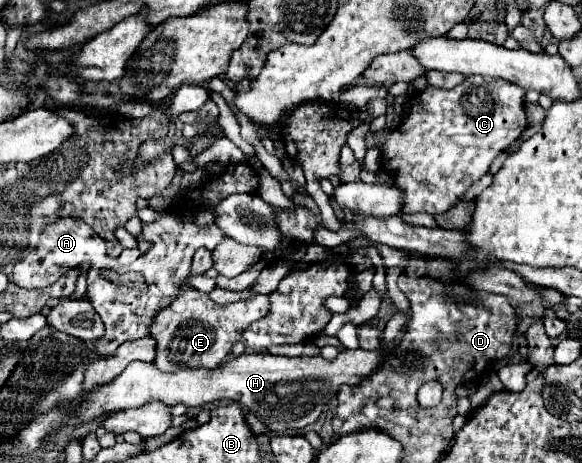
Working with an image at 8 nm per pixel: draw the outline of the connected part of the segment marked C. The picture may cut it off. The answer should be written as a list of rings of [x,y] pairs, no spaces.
[[[481,75],[465,77],[465,81],[453,89],[437,89],[427,85],[421,93],[413,95],[409,101],[409,115],[403,119],[403,125],[389,131],[383,127],[377,133],[365,135],[365,145],[377,147],[383,157],[383,167],[393,173],[395,187],[403,191],[403,209],[401,213],[429,213],[441,215],[453,207],[463,193],[479,181],[491,167],[493,159],[501,155],[527,127],[525,117],[525,91],[519,85],[513,85],[505,79],[489,79]]]

